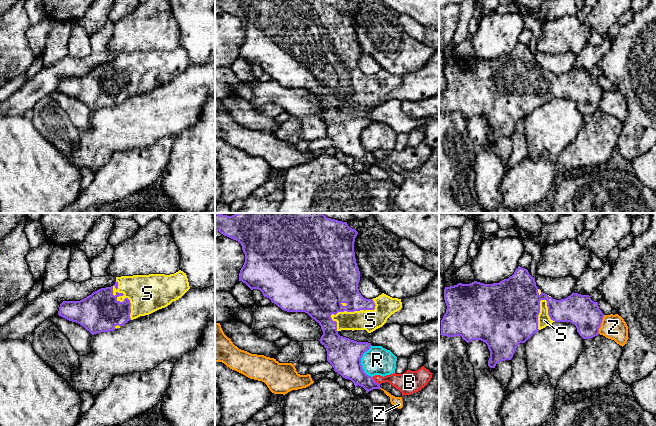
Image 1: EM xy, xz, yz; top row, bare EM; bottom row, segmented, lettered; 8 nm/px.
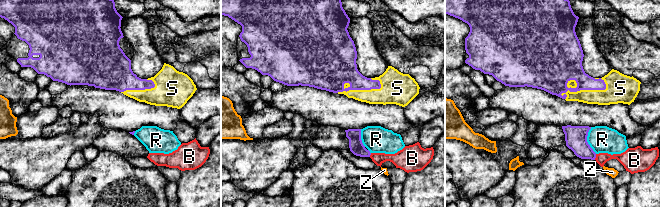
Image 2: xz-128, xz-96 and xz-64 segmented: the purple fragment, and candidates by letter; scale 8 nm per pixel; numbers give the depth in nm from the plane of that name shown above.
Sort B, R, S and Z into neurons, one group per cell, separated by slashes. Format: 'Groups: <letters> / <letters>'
Groups: B / R / S / Z

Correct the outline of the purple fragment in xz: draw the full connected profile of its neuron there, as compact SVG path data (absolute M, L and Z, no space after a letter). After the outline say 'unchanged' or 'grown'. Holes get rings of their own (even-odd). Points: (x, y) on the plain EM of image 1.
M215 0L215 6L238 17L245 30L245 38L239 49L239 57L251 66L258 65L264 73L287 88L305 88L319 99L323 107L320 119L326 124L327 137L334 147L361 162L366 169L380 165L373 153L367 151L361 141L363 130L372 122L338 110L341 106L366 106L368 109L382 103L387 95L401 86L401 75L384 69L373 75L364 74L358 65L360 47L356 39L354 18L358 8L348 0Z; grown

